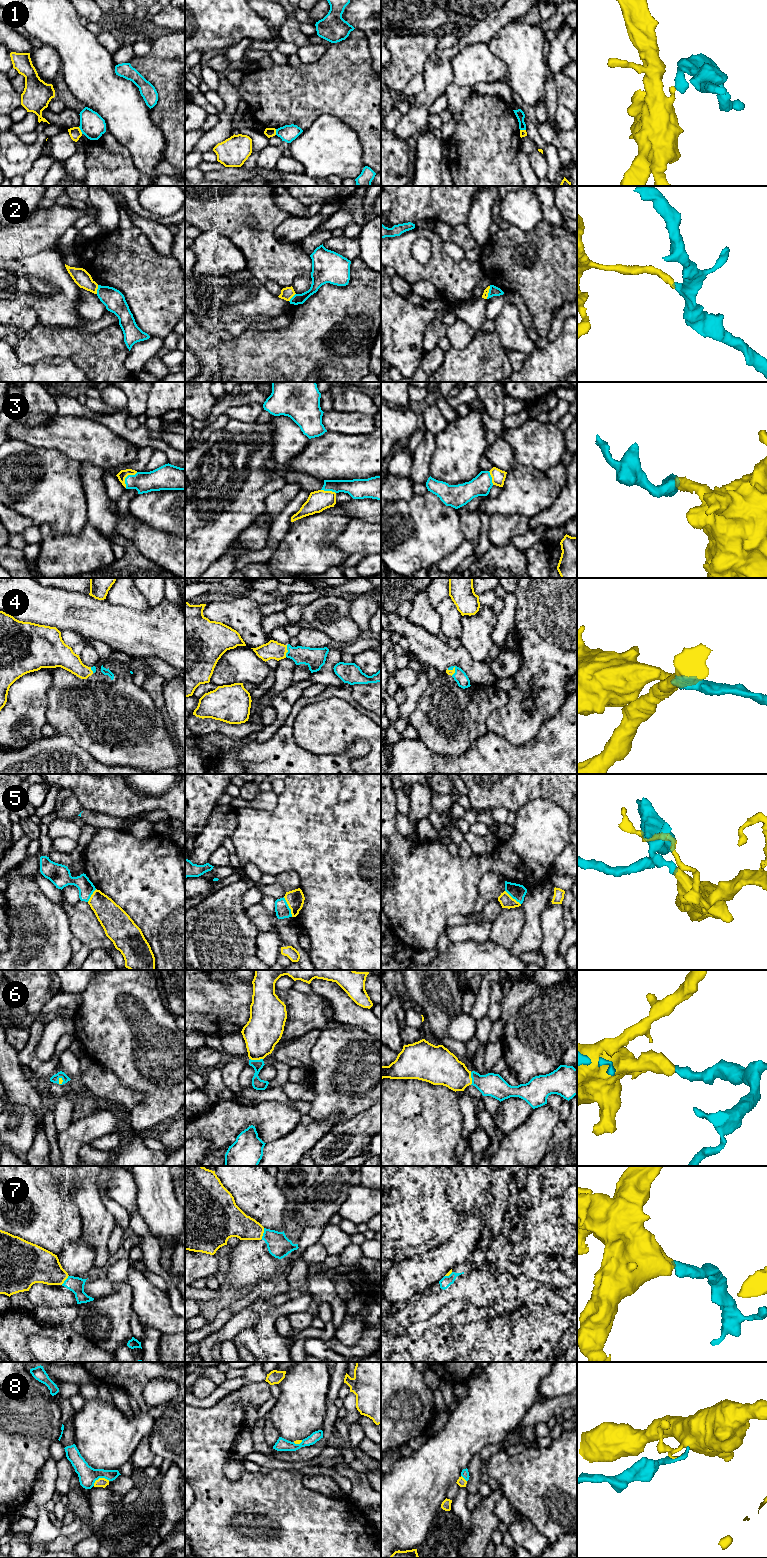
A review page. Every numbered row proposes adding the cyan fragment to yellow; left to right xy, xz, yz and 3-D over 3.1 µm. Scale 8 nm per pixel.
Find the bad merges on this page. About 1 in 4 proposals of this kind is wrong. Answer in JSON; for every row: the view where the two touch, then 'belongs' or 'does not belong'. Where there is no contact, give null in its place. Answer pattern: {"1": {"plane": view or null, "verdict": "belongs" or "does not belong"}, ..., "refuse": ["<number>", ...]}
{"1": {"plane": "xy", "verdict": "does not belong"}, "2": {"plane": "xy", "verdict": "does not belong"}, "3": {"plane": "xy", "verdict": "belongs"}, "4": {"plane": "xz", "verdict": "belongs"}, "5": {"plane": "xz", "verdict": "does not belong"}, "6": {"plane": "xz", "verdict": "belongs"}, "7": {"plane": "xz", "verdict": "belongs"}, "8": {"plane": "xy", "verdict": "does not belong"}, "refuse": ["1", "2", "5", "8"]}

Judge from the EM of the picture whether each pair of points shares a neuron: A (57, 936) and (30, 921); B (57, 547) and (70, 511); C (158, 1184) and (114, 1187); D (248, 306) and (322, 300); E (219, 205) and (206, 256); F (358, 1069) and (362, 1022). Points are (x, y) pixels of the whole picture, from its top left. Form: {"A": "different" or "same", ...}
{"A": "same", "B": "different", "C": "different", "D": "different", "E": "different", "F": "different"}

